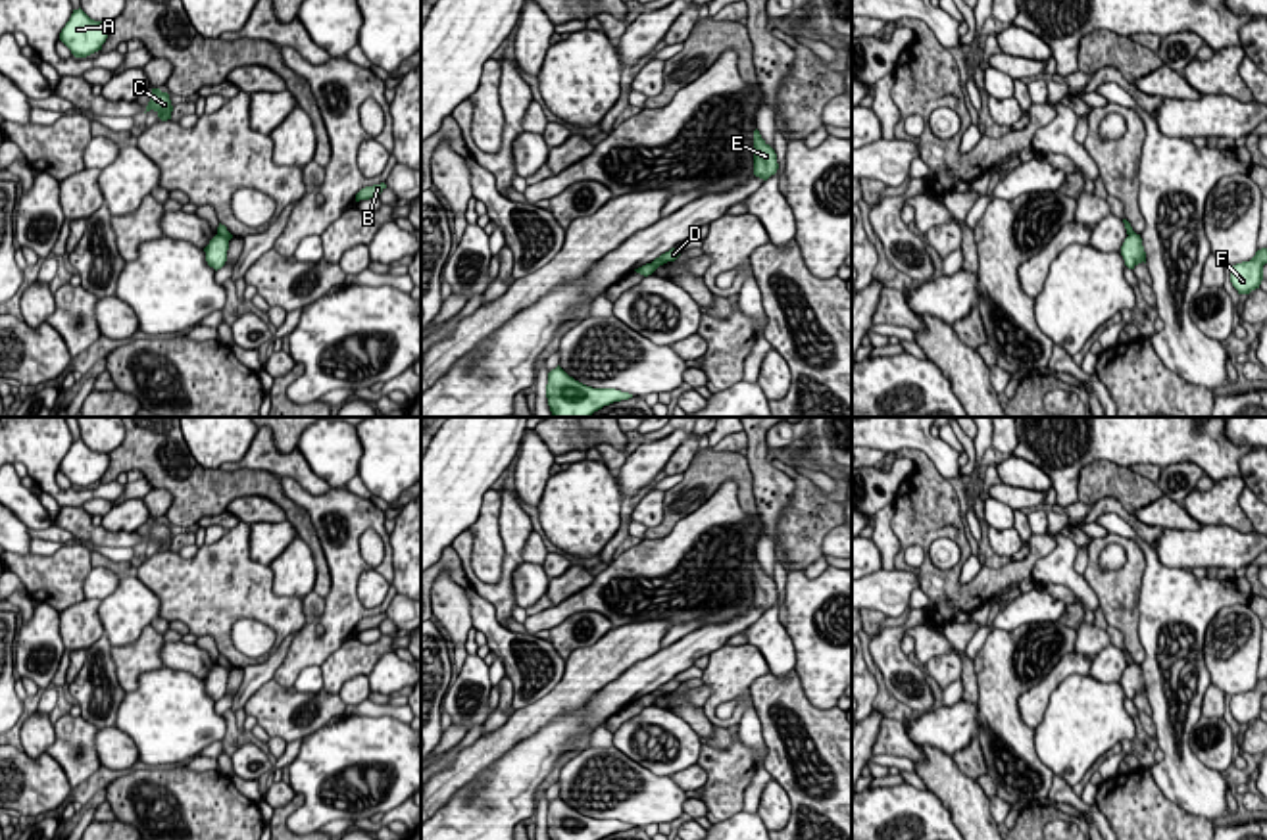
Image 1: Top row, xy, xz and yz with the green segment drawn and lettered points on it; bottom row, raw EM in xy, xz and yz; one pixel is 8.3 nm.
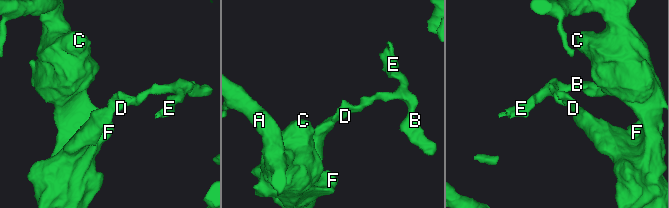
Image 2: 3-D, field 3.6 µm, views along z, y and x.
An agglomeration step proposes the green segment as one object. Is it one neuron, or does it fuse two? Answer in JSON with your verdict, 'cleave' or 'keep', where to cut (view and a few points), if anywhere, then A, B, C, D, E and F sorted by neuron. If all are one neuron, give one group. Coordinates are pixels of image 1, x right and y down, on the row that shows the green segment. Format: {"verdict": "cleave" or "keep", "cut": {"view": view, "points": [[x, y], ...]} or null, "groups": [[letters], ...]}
{"verdict": "cleave", "cut": {"view": "xy", "points": [[218, 231], [229, 239]]}, "groups": [["A", "C", "F"], ["B", "D", "E"]]}

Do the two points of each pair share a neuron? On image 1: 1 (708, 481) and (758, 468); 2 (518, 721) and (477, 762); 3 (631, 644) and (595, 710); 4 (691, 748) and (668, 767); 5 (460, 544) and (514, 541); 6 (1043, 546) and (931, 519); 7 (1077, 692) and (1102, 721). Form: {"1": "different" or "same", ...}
{"1": "different", "2": "same", "3": "different", "4": "same", "5": "same", "6": "same", "7": "same"}

